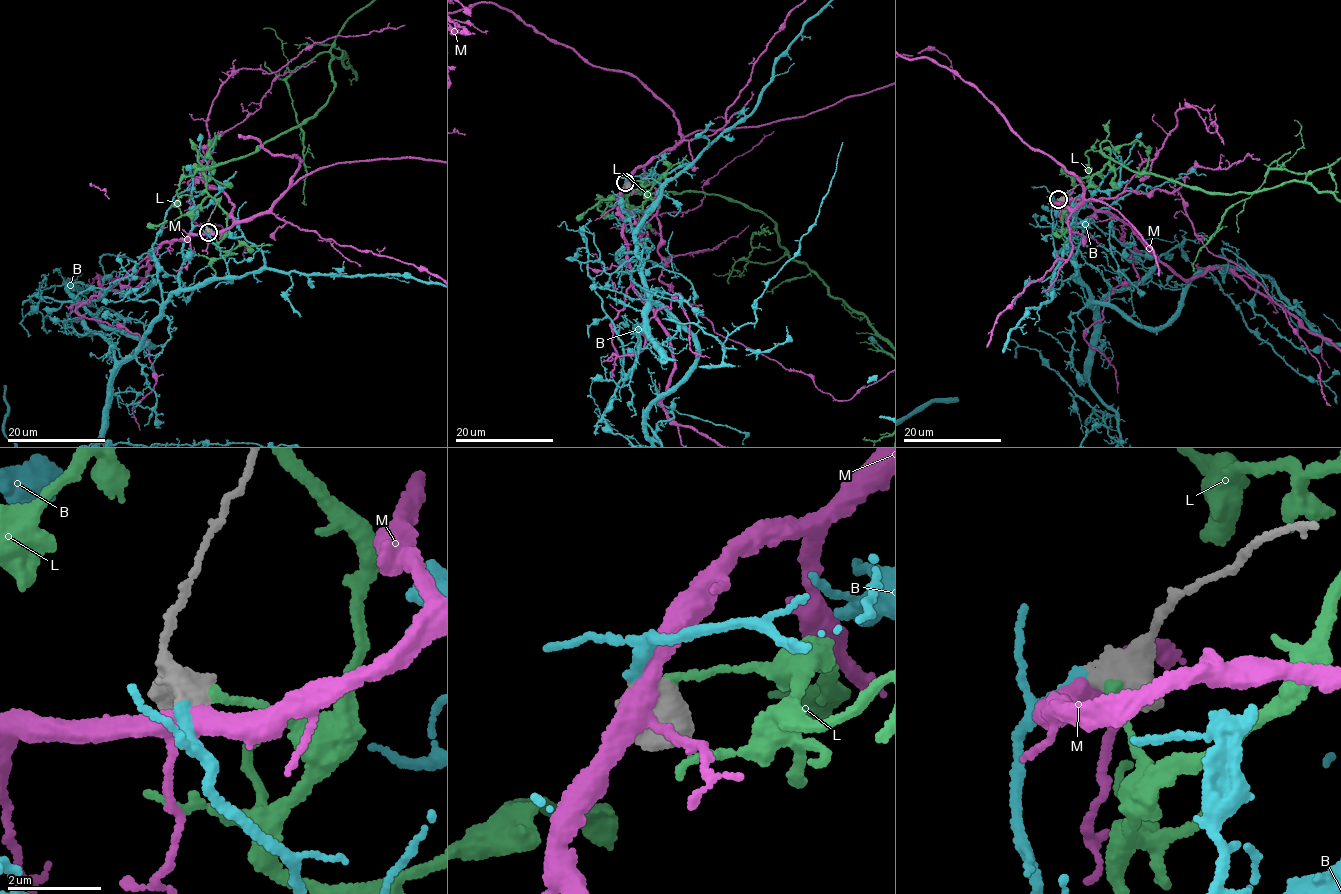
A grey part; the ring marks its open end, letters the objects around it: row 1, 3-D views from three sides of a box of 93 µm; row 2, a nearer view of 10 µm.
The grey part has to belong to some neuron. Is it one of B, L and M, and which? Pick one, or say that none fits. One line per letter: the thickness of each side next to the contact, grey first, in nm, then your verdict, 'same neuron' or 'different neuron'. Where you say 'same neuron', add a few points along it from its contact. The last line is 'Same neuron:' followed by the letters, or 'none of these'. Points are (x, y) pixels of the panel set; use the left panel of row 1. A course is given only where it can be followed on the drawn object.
B: 600/240 nm | same neuron
L: 750/180 nm | different neuron
M: 600/360 nm | different neuron
Same neuron: B

